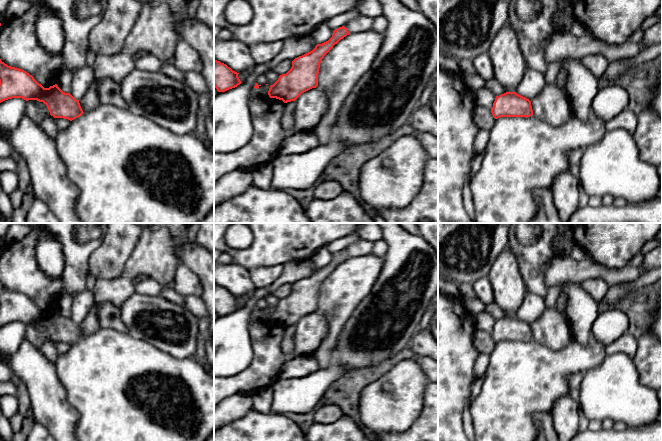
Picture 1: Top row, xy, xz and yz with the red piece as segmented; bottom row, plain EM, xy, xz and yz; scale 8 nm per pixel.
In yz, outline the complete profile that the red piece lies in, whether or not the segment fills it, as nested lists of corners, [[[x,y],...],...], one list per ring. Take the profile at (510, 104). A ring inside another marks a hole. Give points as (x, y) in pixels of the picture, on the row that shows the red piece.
[[[516,92],[496,96],[491,109],[495,119],[500,117],[530,117],[533,115],[531,101]]]

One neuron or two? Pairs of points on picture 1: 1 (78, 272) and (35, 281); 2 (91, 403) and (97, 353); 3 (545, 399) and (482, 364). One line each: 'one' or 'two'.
1: one
2: one
3: two

